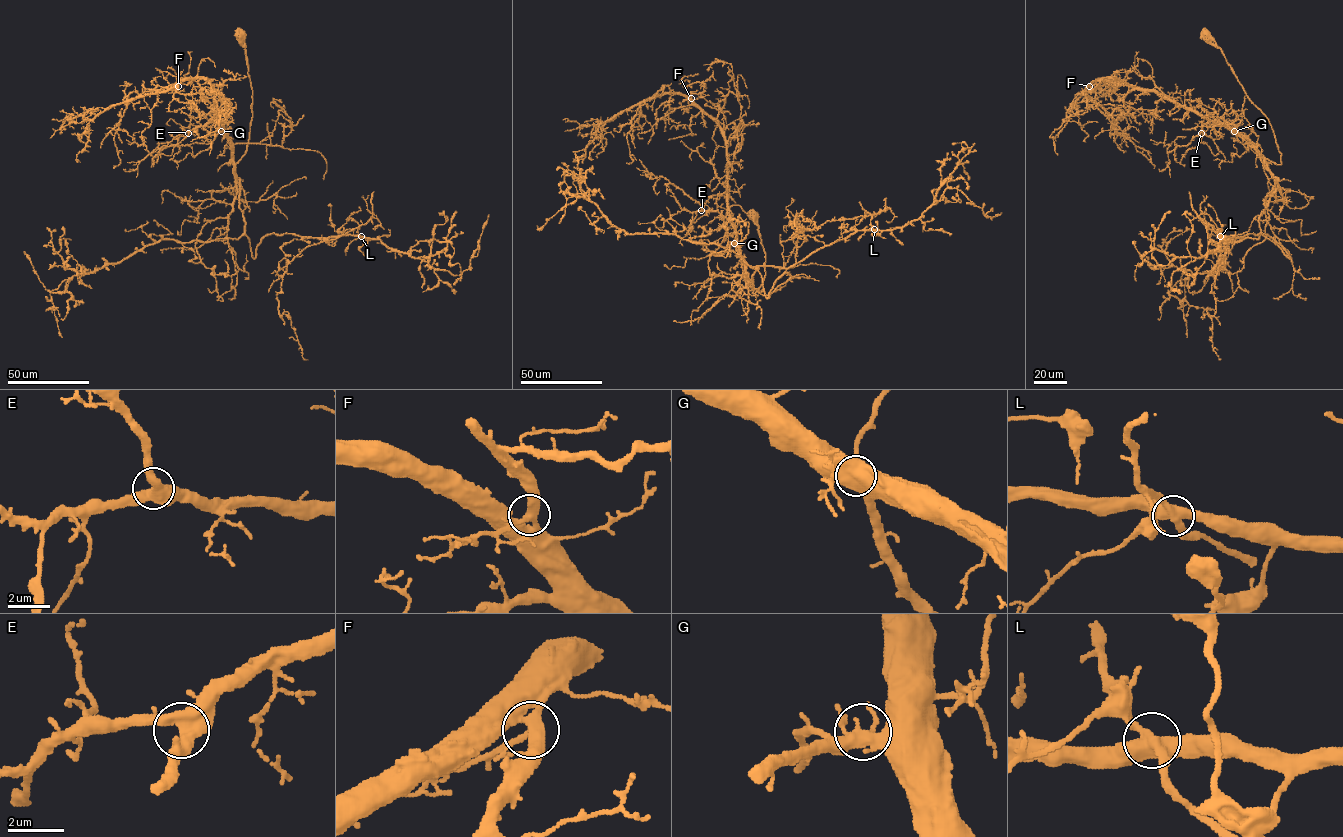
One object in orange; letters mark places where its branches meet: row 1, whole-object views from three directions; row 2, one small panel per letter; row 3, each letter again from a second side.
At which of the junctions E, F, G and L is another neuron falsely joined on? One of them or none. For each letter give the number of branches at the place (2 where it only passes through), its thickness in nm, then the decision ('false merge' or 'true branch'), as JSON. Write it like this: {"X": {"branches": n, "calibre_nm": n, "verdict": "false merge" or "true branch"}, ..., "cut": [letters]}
{"E": {"branches": 4, "calibre_nm": 480, "verdict": "true branch"}, "F": {"branches": 4, "calibre_nm": 360, "verdict": "true branch"}, "G": {"branches": 4, "calibre_nm": 400, "verdict": "true branch"}, "L": {"branches": 4, "calibre_nm": 480, "verdict": "false merge"}, "cut": ["L"]}

